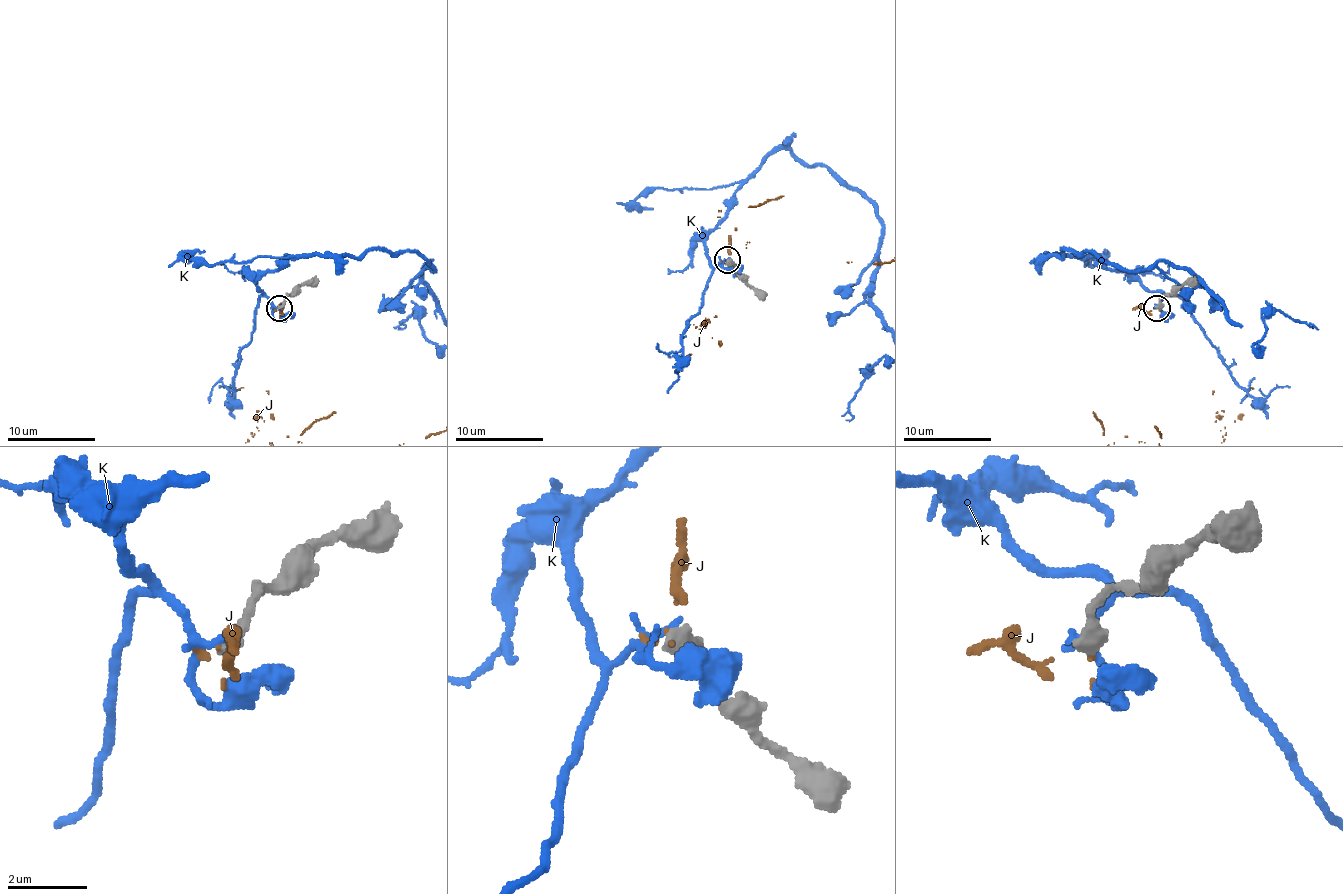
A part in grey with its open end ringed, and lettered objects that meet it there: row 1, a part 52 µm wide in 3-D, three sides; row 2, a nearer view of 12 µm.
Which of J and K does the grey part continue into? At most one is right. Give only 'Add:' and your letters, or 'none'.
Add: none

